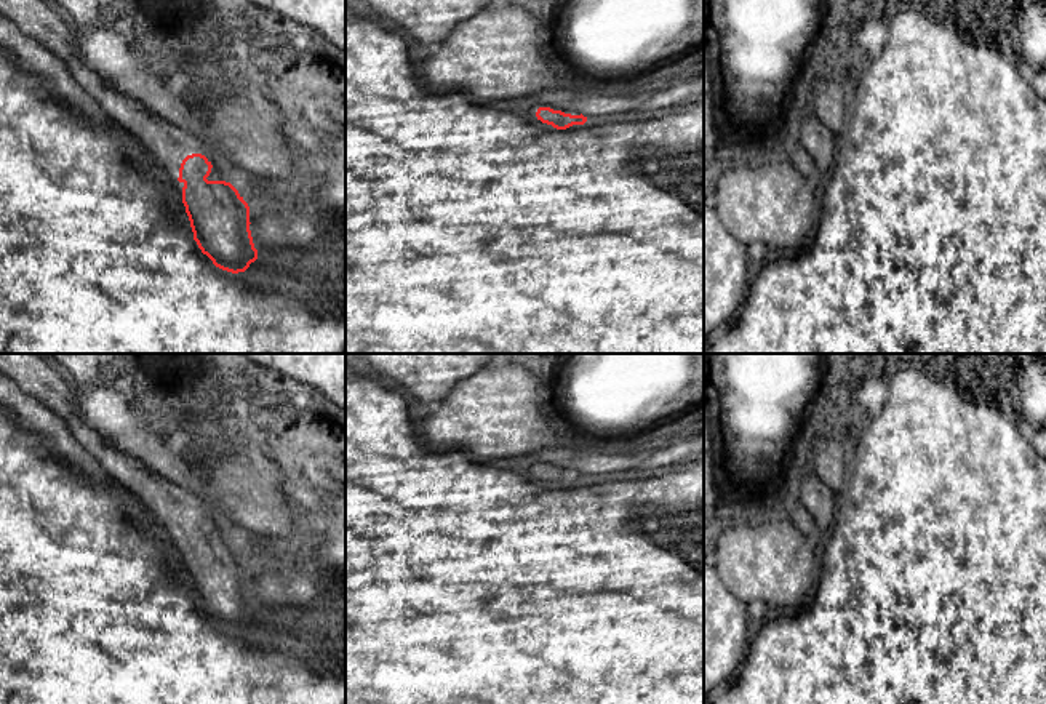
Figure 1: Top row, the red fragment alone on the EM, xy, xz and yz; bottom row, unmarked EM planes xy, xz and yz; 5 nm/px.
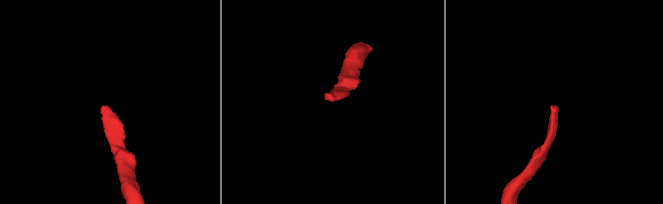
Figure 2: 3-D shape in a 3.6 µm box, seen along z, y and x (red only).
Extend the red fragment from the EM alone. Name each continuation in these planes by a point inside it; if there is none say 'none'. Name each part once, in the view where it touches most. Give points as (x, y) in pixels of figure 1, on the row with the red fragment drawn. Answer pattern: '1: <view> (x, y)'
1: xy (40, 20)

